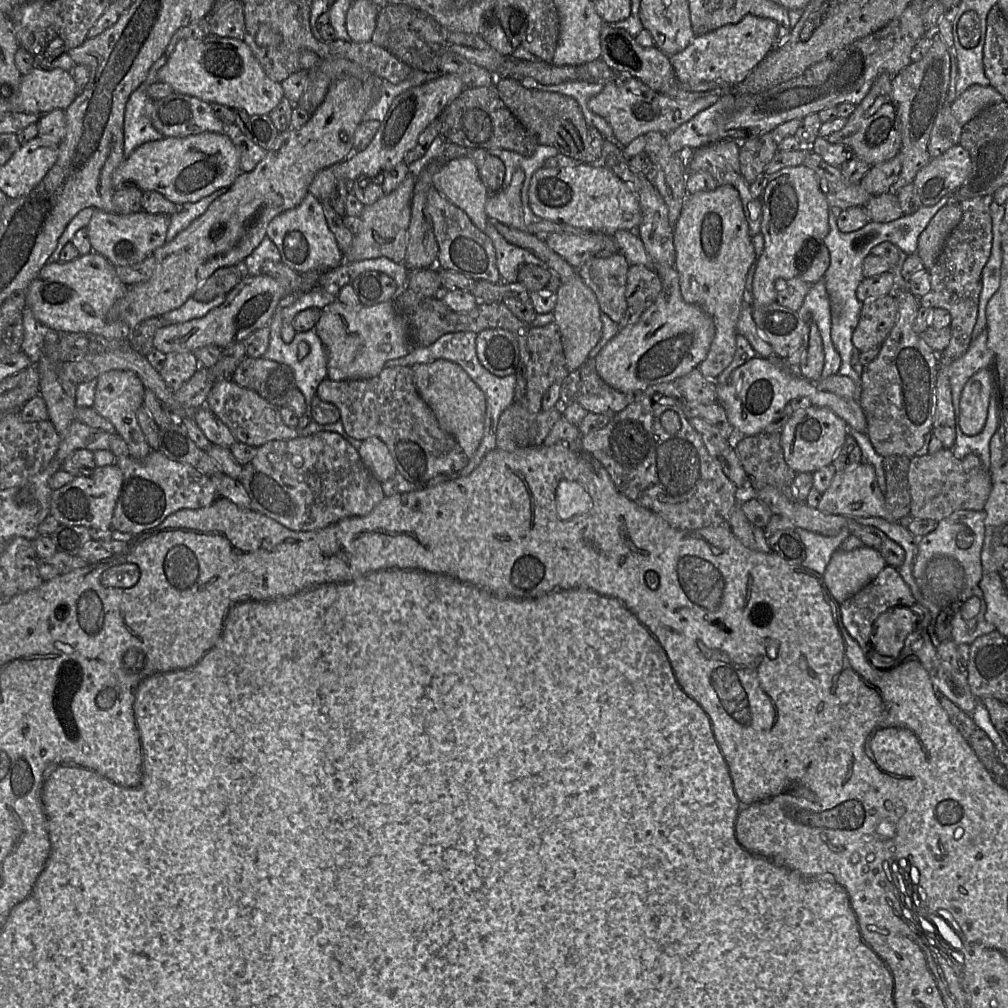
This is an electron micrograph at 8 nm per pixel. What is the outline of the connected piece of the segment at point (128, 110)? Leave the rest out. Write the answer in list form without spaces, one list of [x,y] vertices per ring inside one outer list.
[[[164,53],[150,68],[145,81],[135,90],[126,103],[124,114],[124,159],[144,143],[160,140],[163,135],[157,131],[151,121],[153,102],[147,88],[158,82],[158,71],[166,64]]]

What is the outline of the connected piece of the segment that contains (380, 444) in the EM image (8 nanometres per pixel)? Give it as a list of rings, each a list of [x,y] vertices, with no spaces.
[[[378,437],[363,440],[358,454],[365,467],[380,483],[389,480],[397,472],[386,444]]]

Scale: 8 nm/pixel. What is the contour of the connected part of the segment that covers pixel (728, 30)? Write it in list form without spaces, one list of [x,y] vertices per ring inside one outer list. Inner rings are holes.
[[[748,14],[736,24],[695,36],[684,50],[670,56],[669,60],[681,85],[723,82],[734,87],[746,79],[777,41],[778,24],[774,20]]]

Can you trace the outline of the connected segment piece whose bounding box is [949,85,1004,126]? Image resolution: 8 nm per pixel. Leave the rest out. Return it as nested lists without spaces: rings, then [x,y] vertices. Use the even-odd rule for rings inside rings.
[[[972,85],[949,106],[957,122],[963,126],[984,108],[1004,101],[1002,95],[991,86]]]

